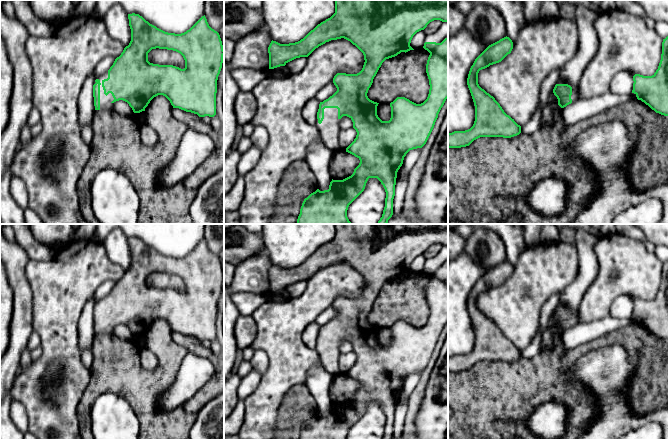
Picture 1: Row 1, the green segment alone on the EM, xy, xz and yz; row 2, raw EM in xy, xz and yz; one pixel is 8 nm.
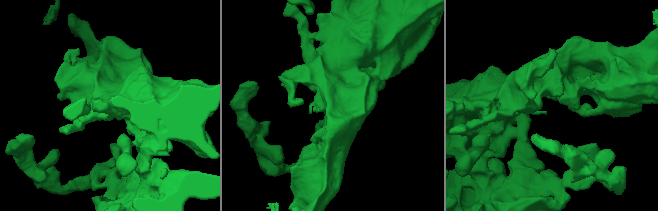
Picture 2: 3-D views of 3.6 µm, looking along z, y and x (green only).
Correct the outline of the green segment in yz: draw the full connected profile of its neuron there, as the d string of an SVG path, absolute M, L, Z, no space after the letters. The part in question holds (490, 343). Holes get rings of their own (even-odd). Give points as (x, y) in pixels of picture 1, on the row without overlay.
M506 260L489 269L475 283L467 302L467 309L475 330L475 345L468 354L448 357L448 372L469 370L480 361L511 362L521 357L521 350L507 339L495 322L478 308L479 295L501 286L512 273L513 266Z

